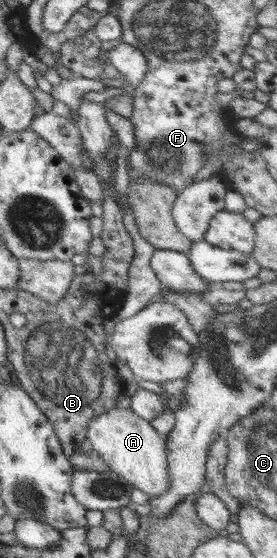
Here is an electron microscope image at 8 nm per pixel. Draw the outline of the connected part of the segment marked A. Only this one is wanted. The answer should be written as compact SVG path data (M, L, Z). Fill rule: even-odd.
M115 407L104 414L93 416L87 426L86 440L108 468L129 482L133 488L142 490L149 497L167 493L170 477L167 473L165 437L130 409Z

